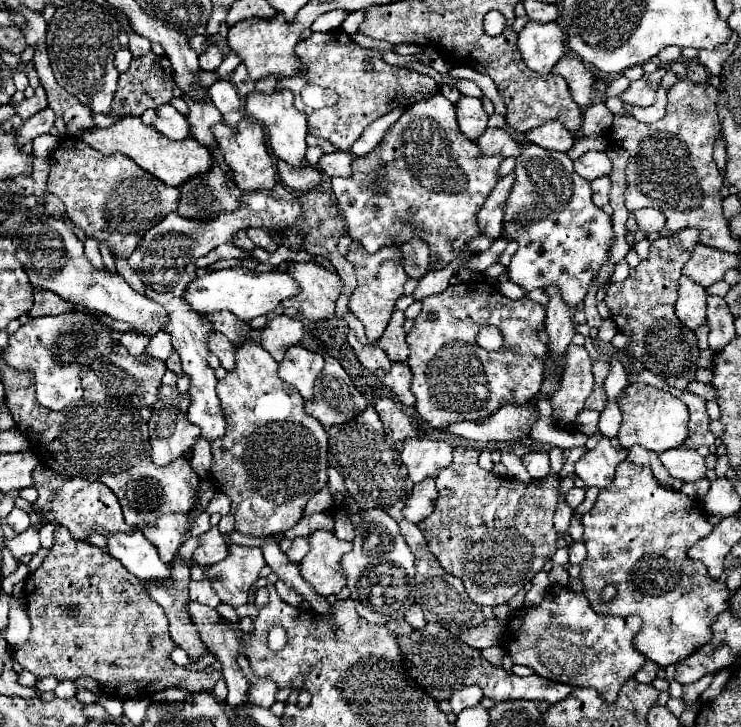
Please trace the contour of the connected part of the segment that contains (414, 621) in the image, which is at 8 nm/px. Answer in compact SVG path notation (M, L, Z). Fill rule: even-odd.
M413 605L407 613L405 613L405 619L407 623L413 627L413 629L423 629L425 627L425 617L423 617L423 611L419 605Z

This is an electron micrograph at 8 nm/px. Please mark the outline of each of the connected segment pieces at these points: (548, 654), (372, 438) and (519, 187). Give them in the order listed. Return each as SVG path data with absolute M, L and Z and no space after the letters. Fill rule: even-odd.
M553 585L543 599L541 605L521 609L517 615L509 619L509 629L505 637L505 651L517 665L525 665L533 669L537 675L559 681L573 687L593 687L597 689L599 697L607 703L617 701L617 693L627 679L631 679L643 665L645 657L633 647L633 639L641 629L641 619L631 617L605 617L591 609L587 597L583 593L575 593L563 585Z
M367 405L359 417L353 421L347 421L343 425L333 425L327 429L329 433L329 463L339 469L341 477L345 479L345 487L349 495L355 499L359 509L383 509L389 513L397 523L401 523L403 517L403 507L411 495L411 479L407 477L407 469L399 459L399 451L395 441L391 441L381 425L381 419L377 411Z
M521 145L521 155L515 159L515 185L511 189L511 197L507 199L507 209L503 211L505 237L519 243L517 253L509 263L509 279L525 291L555 285L559 287L561 297L569 307L581 303L595 275L609 261L609 249L613 245L613 223L603 209L593 205L591 185L573 171L573 161L567 157L567 153L545 151L537 145Z

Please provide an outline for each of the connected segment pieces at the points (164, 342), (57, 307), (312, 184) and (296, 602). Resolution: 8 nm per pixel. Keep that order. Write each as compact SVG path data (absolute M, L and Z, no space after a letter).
M159 331L157 335L153 335L151 337L151 341L149 341L149 345L147 345L147 355L151 355L151 357L155 357L155 359L161 359L161 361L165 361L167 359L167 355L173 351L173 343L171 343L171 335L169 333L165 333L165 331Z
M35 289L33 293L35 303L29 311L29 317L45 317L45 315L61 315L61 313L69 313L75 309L75 305L71 305L69 301L61 299L59 295L45 291L45 289Z
M277 161L277 173L281 177L281 181L295 191L311 191L319 185L321 181L321 173L313 167L303 167L303 169L295 169L285 161Z
M277 581L275 583L275 589L277 589L277 593L279 593L279 597L285 601L285 603L289 603L289 605L293 605L293 607L299 607L301 603L303 603L303 597L299 597L291 587L287 587L283 581Z

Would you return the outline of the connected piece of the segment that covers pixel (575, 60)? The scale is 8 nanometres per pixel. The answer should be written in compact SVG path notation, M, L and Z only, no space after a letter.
M565 55L563 59L555 63L555 69L551 73L561 75L567 81L571 97L579 107L585 109L587 105L591 105L593 91L595 91L593 77L591 77L591 71L585 67L585 63L579 57Z

